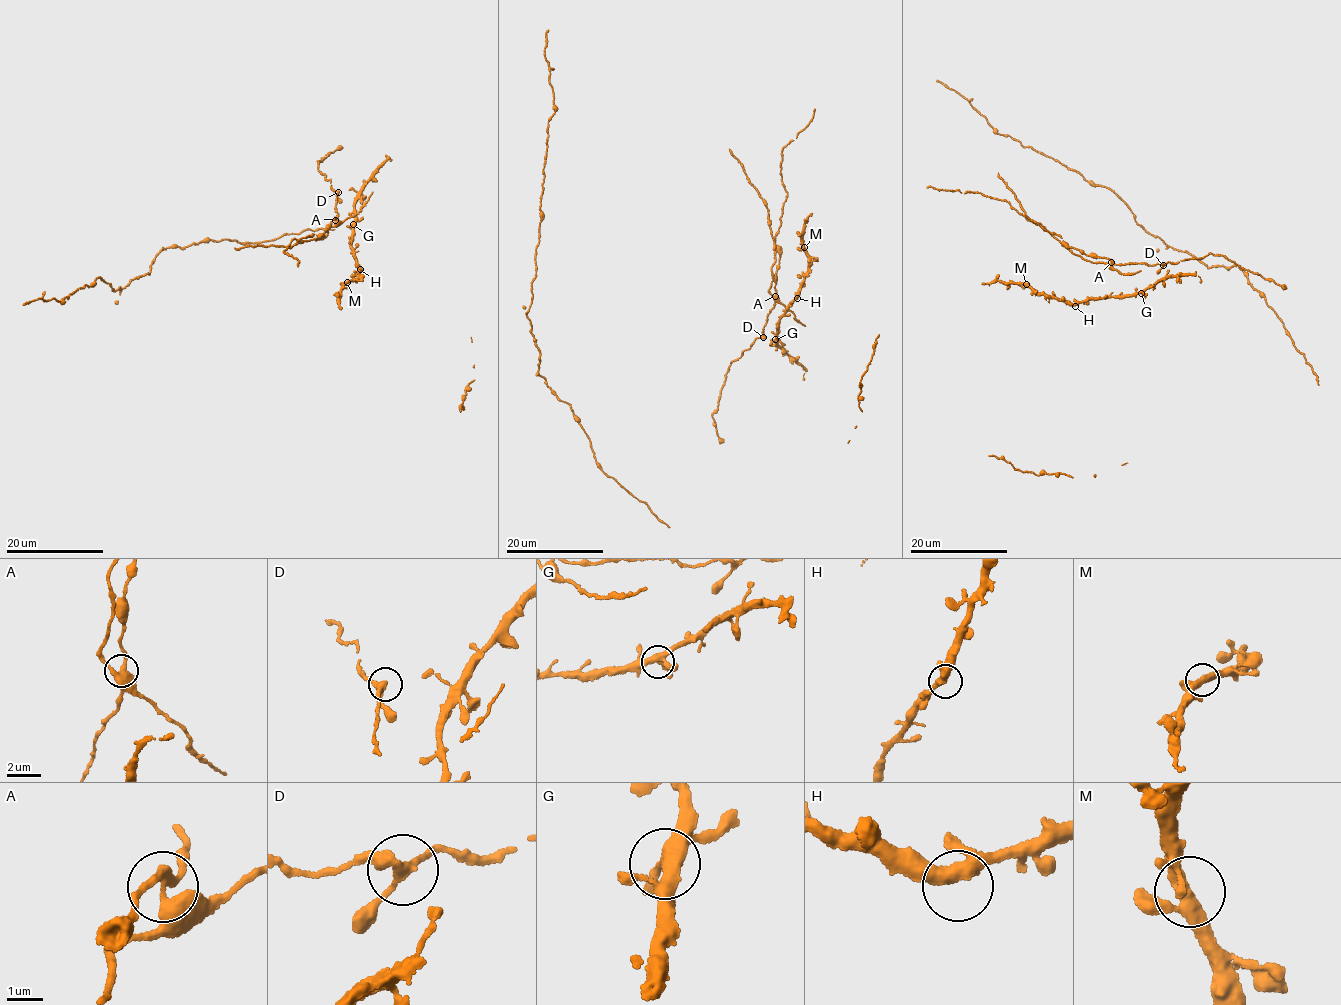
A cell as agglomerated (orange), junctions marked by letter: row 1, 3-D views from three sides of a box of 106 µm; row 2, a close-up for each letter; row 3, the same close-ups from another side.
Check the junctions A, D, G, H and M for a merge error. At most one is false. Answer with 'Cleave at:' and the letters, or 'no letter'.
Cleave at: A

